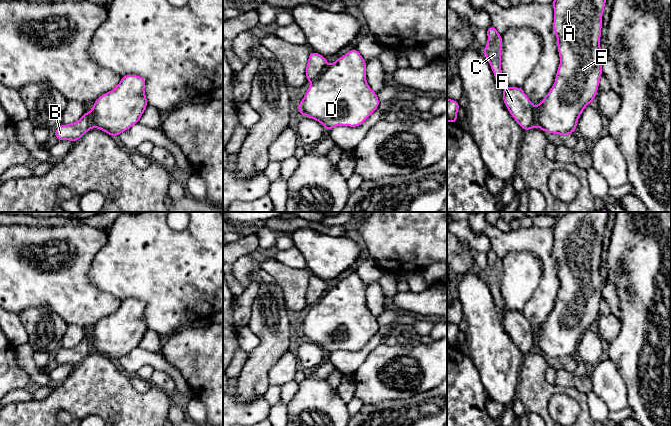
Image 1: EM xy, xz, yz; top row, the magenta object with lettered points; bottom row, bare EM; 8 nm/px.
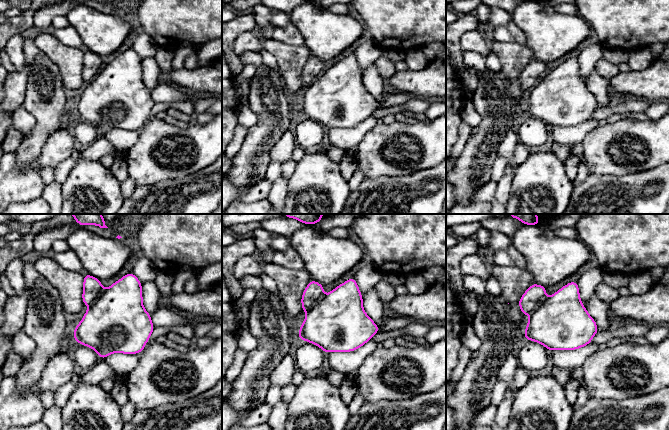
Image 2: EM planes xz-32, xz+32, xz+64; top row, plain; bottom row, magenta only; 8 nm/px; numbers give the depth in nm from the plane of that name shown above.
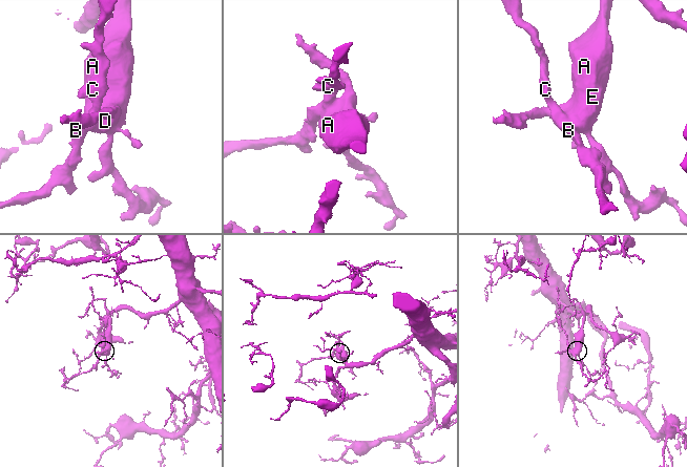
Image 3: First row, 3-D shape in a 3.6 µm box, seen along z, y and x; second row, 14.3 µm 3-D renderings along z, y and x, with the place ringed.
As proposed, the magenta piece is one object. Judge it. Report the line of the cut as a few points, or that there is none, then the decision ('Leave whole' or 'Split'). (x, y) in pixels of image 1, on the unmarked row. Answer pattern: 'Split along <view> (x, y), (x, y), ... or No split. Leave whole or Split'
Split along yz (535, 332), (535, 346), (537, 349). Split

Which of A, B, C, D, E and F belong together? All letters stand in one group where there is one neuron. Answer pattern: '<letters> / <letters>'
A D E / B C F

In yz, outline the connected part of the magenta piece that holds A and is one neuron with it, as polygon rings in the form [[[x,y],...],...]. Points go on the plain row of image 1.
[[[566,212],[555,219],[552,226],[554,232],[553,256],[557,261],[560,289],[552,312],[536,332],[536,347],[544,356],[562,360],[575,357],[582,335],[596,322],[604,285],[604,277],[600,273],[600,262],[607,218],[608,212]]]

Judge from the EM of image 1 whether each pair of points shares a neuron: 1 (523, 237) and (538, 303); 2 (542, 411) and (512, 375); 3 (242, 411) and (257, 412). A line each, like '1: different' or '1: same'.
1: same
2: different
3: same

